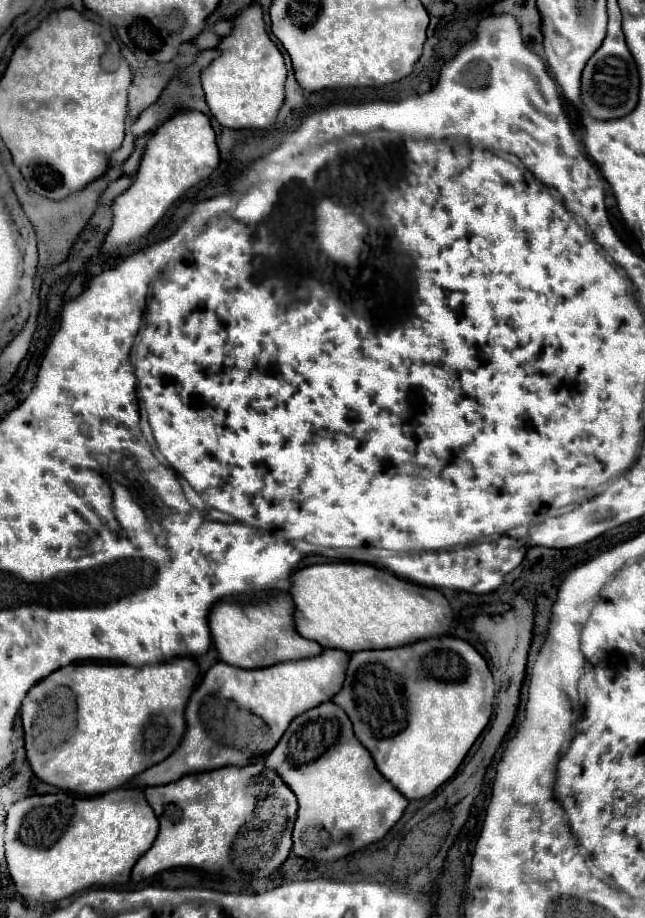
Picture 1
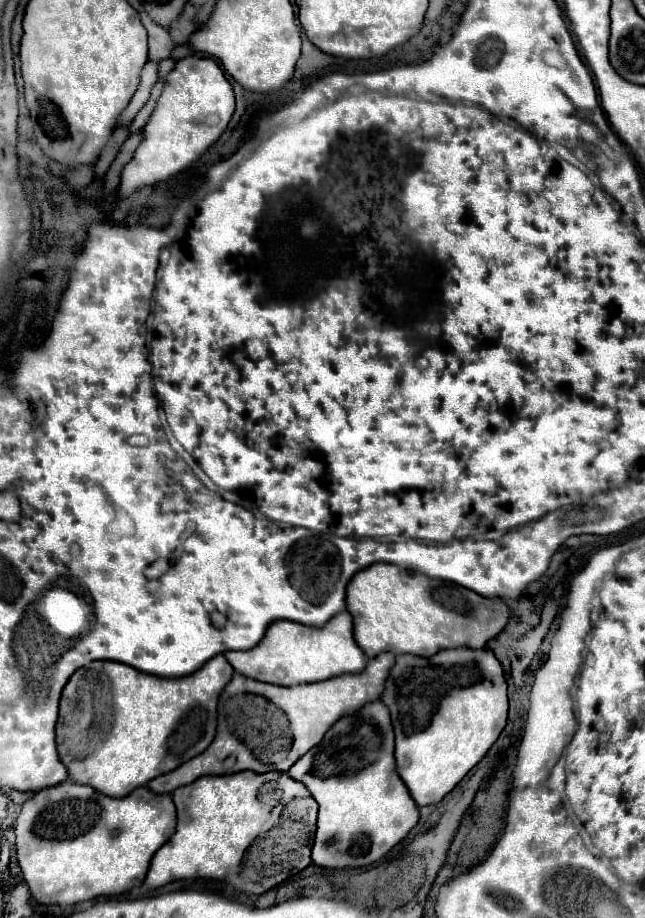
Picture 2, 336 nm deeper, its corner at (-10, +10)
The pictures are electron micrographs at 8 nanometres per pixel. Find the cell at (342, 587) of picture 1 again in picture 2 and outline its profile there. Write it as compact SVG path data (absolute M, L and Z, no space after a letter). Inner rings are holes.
M376 563L348 583L348 611L356 621L354 637L368 659L390 651L432 657L442 649L484 649L506 625L510 607L504 599L488 599L470 589L454 591L442 581L430 581L418 571Z

